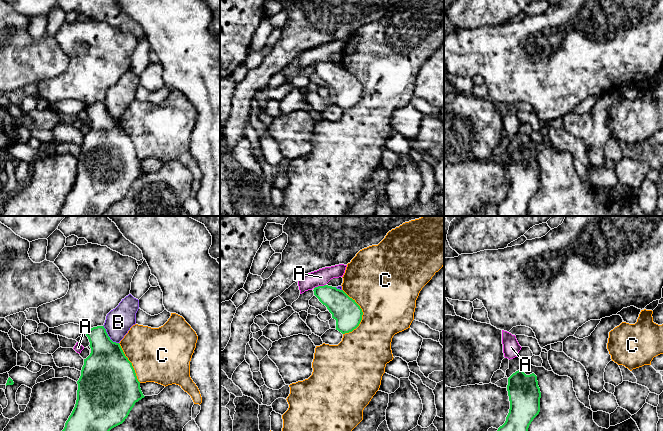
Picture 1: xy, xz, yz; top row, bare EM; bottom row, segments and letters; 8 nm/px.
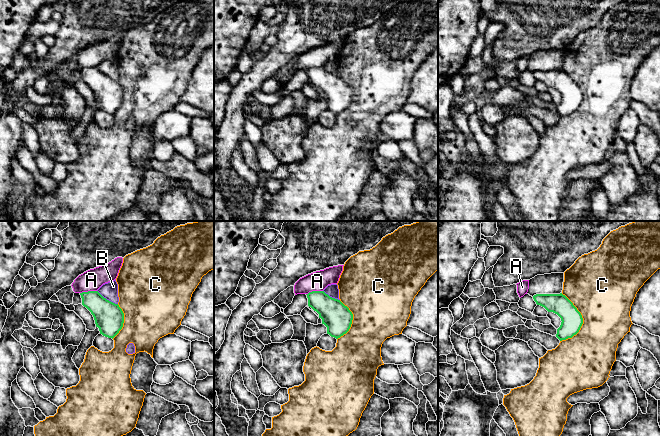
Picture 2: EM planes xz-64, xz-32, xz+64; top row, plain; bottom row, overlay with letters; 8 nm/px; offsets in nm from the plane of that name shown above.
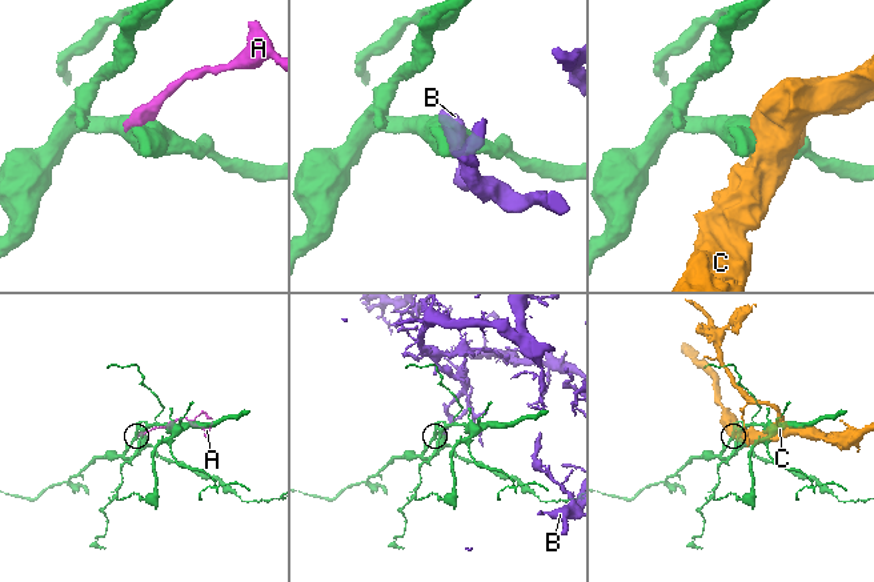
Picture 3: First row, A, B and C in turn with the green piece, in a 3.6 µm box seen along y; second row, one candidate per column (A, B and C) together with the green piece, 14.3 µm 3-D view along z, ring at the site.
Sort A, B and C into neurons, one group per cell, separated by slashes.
A / B / C

